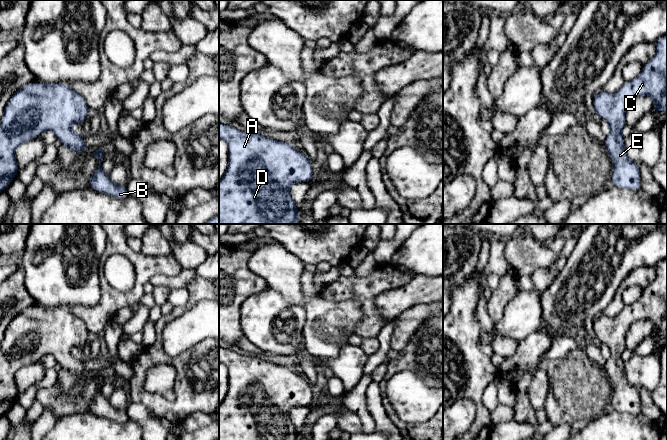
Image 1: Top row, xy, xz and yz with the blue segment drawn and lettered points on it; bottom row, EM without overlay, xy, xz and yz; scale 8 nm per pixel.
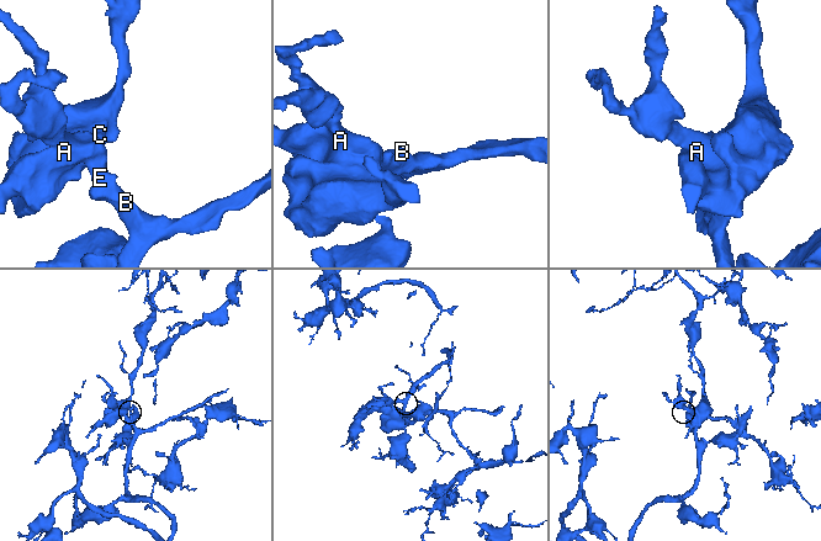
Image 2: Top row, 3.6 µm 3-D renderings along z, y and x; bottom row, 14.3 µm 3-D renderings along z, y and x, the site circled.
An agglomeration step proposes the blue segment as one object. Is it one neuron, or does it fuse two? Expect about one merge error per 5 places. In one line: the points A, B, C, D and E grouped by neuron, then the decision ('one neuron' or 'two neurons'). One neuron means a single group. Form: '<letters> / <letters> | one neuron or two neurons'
A B C D E | one neuron

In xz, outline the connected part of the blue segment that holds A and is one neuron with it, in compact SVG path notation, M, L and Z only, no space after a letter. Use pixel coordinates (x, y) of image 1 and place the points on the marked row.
M219 123L219 138L225 140L229 146L228 167L223 178L219 182L219 224L297 224L301 212L297 210L289 188L294 183L310 182L312 180L312 161L309 159L309 157L294 149L290 143L266 138L259 133L243 132L230 125L225 125L222 123Z

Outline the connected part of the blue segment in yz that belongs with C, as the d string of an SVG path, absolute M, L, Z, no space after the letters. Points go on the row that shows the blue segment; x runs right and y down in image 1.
M667 35L660 37L655 44L655 56L643 65L638 77L625 81L617 93L600 91L593 96L595 113L610 125L603 144L613 164L612 185L621 189L641 189L639 165L628 159L625 138L621 134L626 125L627 106L636 97L650 96L653 98L654 113L667 109Z

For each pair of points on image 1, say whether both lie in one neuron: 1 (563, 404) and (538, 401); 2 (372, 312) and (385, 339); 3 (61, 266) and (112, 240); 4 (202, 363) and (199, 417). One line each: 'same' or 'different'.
1: different
2: different
3: different
4: different

